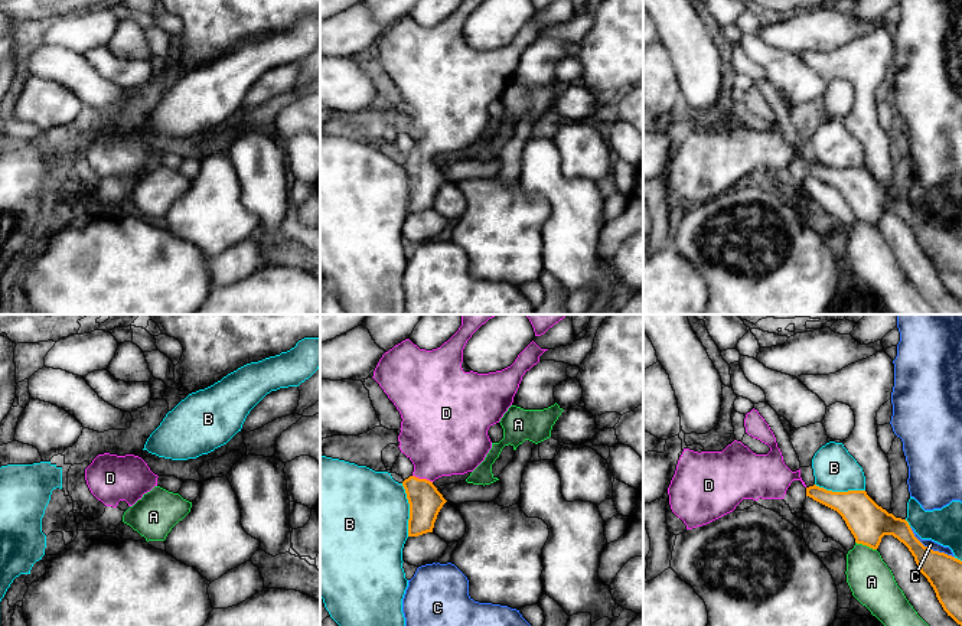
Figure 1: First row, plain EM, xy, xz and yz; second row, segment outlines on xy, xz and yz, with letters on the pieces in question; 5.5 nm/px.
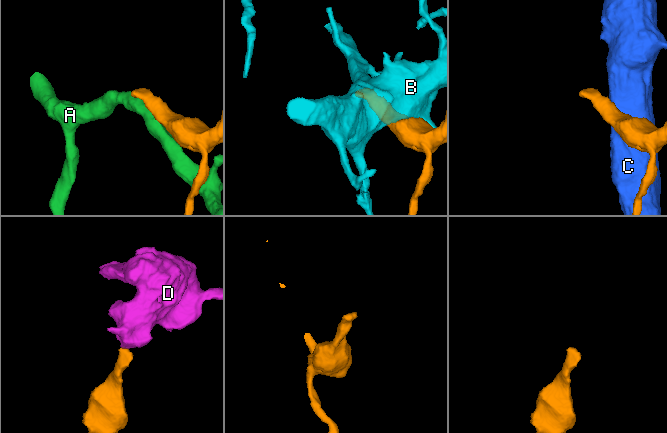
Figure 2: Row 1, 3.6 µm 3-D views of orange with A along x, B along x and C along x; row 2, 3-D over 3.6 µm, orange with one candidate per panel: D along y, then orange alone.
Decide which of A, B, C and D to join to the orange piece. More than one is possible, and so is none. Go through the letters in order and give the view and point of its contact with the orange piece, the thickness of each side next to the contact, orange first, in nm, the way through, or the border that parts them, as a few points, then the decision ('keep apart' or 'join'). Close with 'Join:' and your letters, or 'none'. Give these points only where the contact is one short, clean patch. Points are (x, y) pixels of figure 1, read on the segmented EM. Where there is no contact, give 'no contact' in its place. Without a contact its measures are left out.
A: yz (866, 544) | 220/240 nm | keep apart
B: xz (410, 509) | 180/480 nm | keep apart
C: yz (929, 548) | 200/50 nm | keep apart
D: xz (423, 479) | 180/420 nm | across xz (424, 499), (423, 479), (436, 444), (442, 439) | join
Join: D

